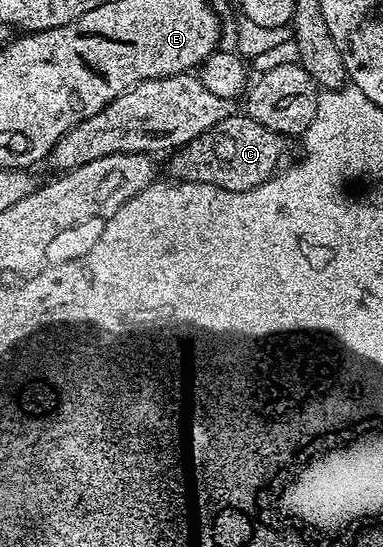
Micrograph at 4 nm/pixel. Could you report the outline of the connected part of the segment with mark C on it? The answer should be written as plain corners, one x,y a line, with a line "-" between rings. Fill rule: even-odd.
234,113
223,117
207,133
199,133
190,143
176,148
168,156
169,171
173,174
170,176
182,183
206,183
224,191
250,191
278,174
285,143
286,136
264,128
246,113

